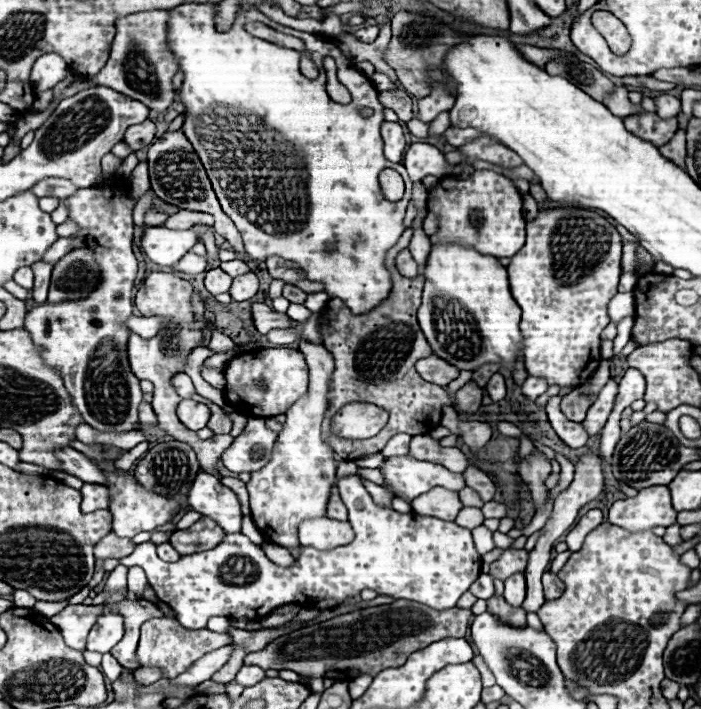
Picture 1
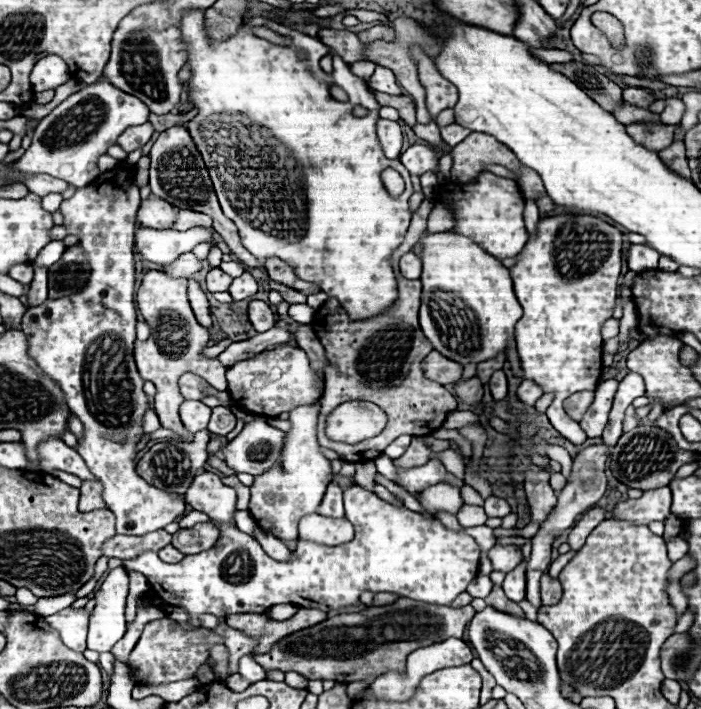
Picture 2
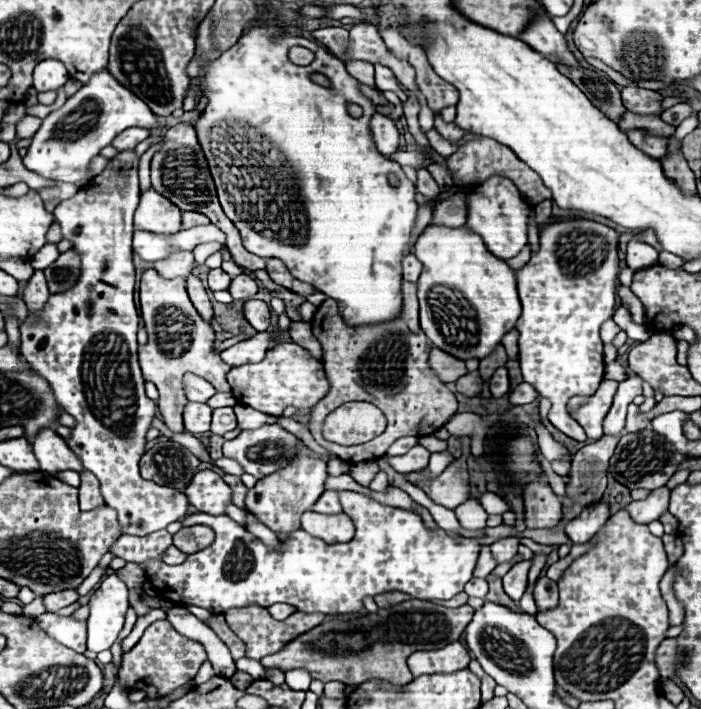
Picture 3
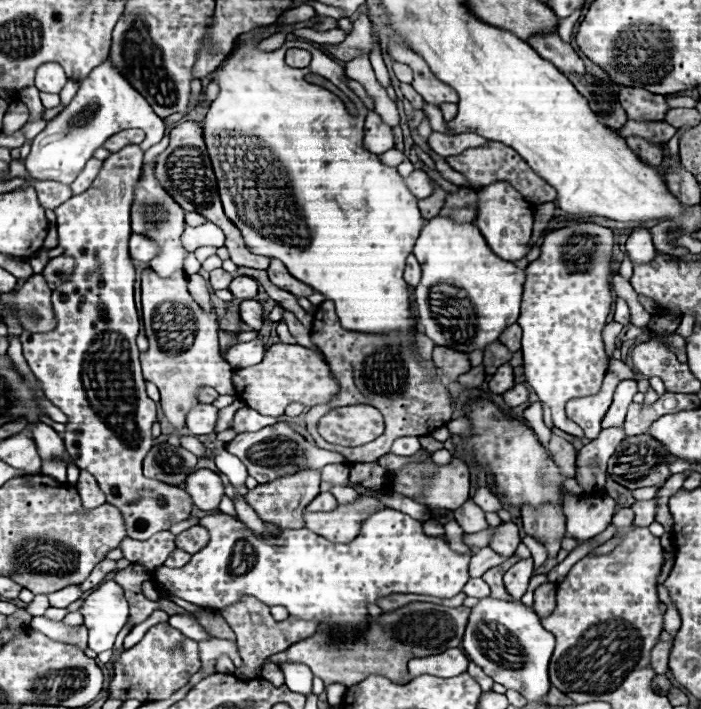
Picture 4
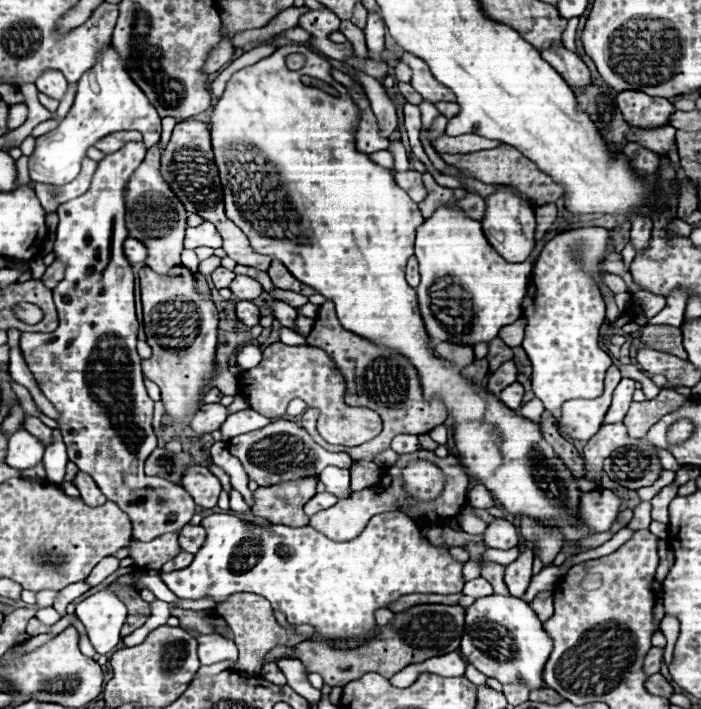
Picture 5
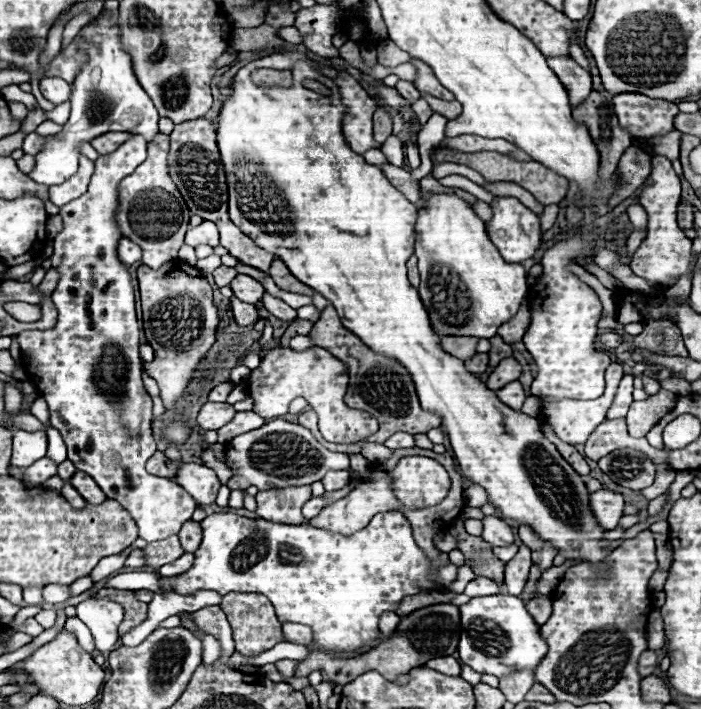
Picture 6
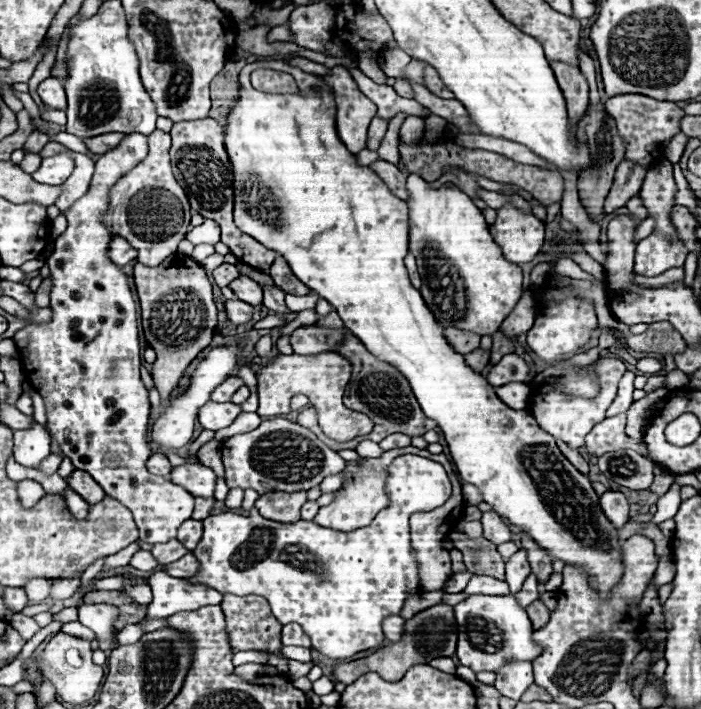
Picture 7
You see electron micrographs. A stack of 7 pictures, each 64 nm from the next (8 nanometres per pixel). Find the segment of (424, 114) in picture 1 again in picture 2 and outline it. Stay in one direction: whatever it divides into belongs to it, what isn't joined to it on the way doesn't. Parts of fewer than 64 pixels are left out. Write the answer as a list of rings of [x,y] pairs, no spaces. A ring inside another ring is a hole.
[[[418,46],[412,48],[412,56],[418,62],[420,82],[426,88],[426,110],[430,112],[430,116],[436,118],[442,110],[454,108],[454,104],[458,102],[458,90],[438,74],[434,60],[428,58]]]

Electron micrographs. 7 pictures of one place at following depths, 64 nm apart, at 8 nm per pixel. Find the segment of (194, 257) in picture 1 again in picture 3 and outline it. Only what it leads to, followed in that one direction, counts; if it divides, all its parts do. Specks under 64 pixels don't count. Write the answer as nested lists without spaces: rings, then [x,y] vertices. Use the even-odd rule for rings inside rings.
[[[180,252],[180,254],[172,254],[168,260],[156,262],[156,270],[160,276],[164,278],[188,278],[192,274],[192,264],[194,264],[194,256],[190,252]]]

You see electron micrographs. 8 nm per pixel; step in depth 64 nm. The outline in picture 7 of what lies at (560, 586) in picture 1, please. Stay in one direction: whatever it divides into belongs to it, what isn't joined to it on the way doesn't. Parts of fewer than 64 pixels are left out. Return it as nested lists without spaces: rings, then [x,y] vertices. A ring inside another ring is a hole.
[[[542,600],[532,602],[532,604],[526,608],[526,612],[528,612],[534,628],[542,628],[542,626],[550,620],[550,610],[542,604]]]

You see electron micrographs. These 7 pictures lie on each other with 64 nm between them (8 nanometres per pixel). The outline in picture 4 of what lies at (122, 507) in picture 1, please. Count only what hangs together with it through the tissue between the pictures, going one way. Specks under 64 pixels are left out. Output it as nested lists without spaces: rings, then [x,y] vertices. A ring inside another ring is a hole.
[[[134,144],[134,146],[126,146],[122,148],[120,152],[114,152],[112,156],[108,156],[104,160],[104,166],[100,170],[100,174],[96,176],[96,180],[92,182],[92,186],[78,194],[78,196],[72,196],[70,200],[66,200],[64,204],[60,204],[54,212],[56,212],[56,226],[58,226],[58,242],[60,246],[64,248],[64,254],[70,254],[74,256],[76,260],[76,268],[74,268],[74,274],[72,274],[72,280],[70,282],[64,282],[58,290],[52,292],[52,310],[54,310],[54,318],[56,318],[56,328],[50,330],[50,332],[28,332],[24,330],[22,336],[20,336],[20,342],[22,342],[22,350],[24,350],[24,358],[30,366],[30,370],[34,372],[34,376],[42,382],[42,388],[44,388],[44,394],[46,398],[50,398],[50,402],[54,406],[58,406],[66,416],[68,416],[68,424],[66,424],[66,432],[62,434],[64,438],[64,444],[66,444],[66,450],[68,454],[74,458],[76,466],[80,470],[86,470],[90,472],[98,484],[100,484],[100,490],[106,494],[106,502],[116,506],[122,514],[122,520],[124,520],[124,526],[126,526],[126,534],[130,538],[136,538],[136,540],[146,540],[150,538],[152,534],[156,532],[162,532],[162,530],[170,530],[172,524],[176,522],[182,522],[182,520],[188,520],[190,518],[190,512],[192,512],[192,498],[178,486],[170,486],[170,484],[164,484],[164,482],[158,482],[158,480],[152,480],[152,478],[146,478],[142,476],[142,458],[144,454],[152,448],[152,434],[150,434],[150,428],[156,420],[156,402],[150,400],[146,396],[146,388],[144,388],[144,378],[142,378],[142,370],[140,370],[140,360],[138,360],[138,348],[136,348],[136,336],[138,336],[138,326],[140,326],[140,320],[138,320],[138,314],[136,314],[136,306],[134,306],[134,264],[132,264],[132,258],[130,258],[130,252],[128,252],[128,240],[130,240],[130,208],[134,204],[134,186],[140,178],[140,168],[142,168],[142,150]]]

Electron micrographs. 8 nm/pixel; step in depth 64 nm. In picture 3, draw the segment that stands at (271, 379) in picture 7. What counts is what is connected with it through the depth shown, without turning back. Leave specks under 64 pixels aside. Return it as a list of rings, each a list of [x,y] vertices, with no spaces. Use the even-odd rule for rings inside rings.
[[[284,342],[274,346],[272,350],[266,352],[264,360],[260,362],[234,366],[228,372],[228,384],[232,386],[232,394],[240,404],[270,416],[282,416],[282,410],[288,406],[294,408],[314,406],[326,396],[330,388],[322,362],[314,360],[308,350],[304,350],[294,342]],[[348,402],[326,416],[322,432],[330,442],[356,446],[382,434],[386,425],[386,416],[372,403]]]

